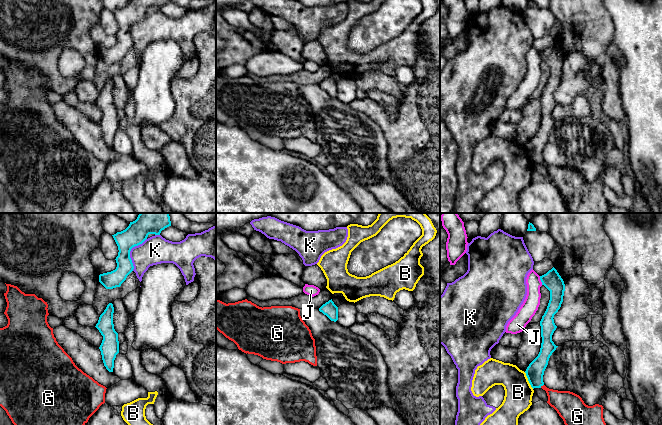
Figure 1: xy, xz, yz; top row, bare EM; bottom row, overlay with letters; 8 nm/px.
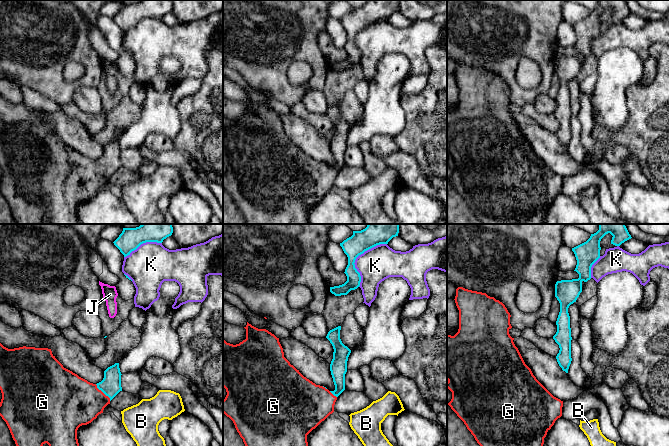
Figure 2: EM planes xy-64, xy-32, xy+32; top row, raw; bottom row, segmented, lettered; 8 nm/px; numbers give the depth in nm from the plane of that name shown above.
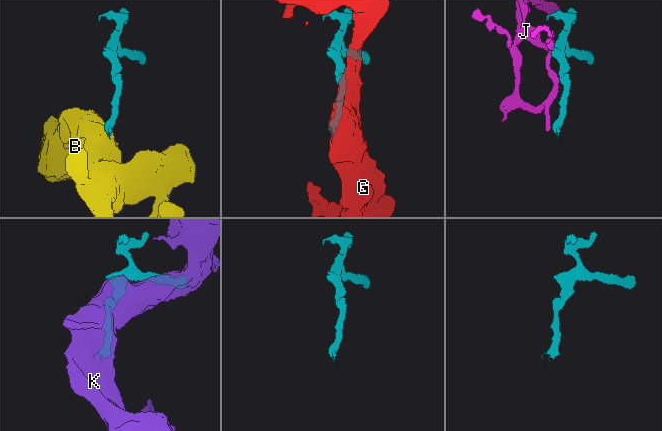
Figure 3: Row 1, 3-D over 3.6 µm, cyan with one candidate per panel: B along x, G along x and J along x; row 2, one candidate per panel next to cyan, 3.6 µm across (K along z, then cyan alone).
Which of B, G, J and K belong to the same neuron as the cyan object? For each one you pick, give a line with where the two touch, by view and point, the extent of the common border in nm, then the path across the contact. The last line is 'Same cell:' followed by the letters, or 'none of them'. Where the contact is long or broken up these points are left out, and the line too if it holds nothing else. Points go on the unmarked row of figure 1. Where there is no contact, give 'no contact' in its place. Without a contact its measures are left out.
G: contact yz (541, 161); length 40 nm; way yz (535, 147), (535, 155), (541, 161), (557, 175), (566, 179)
Same cell: G

